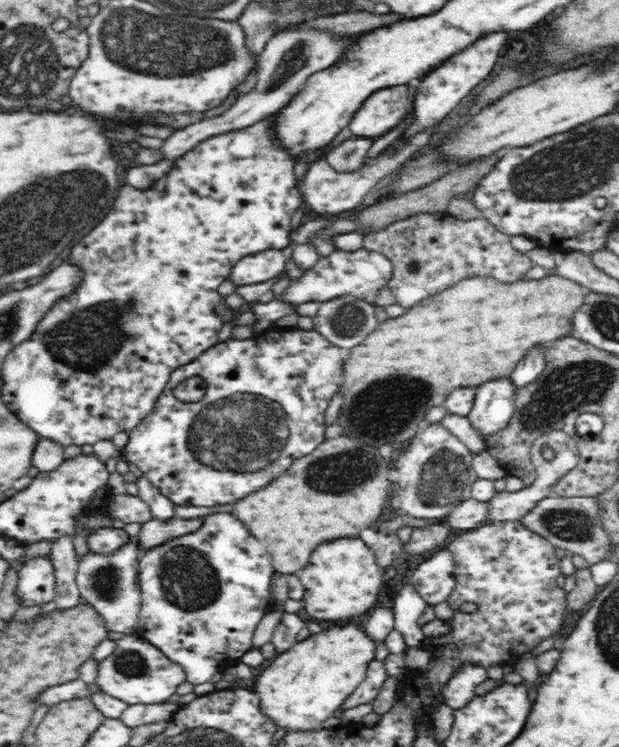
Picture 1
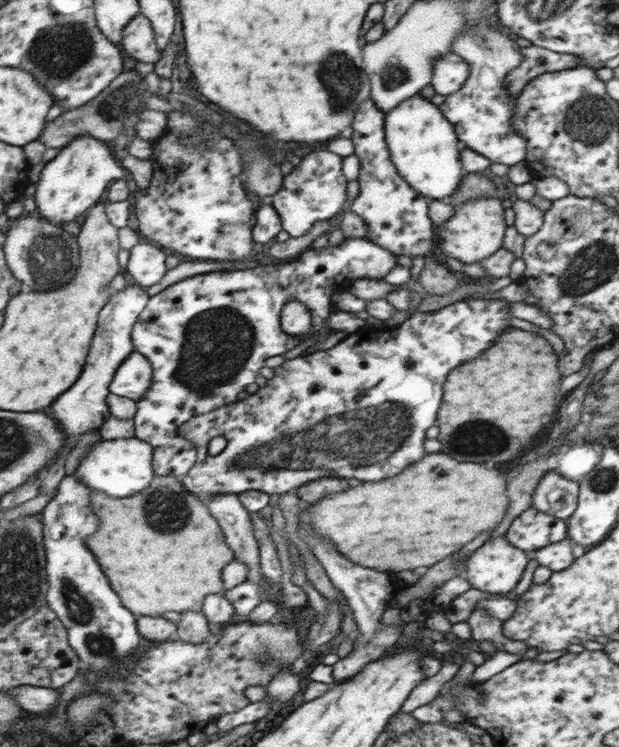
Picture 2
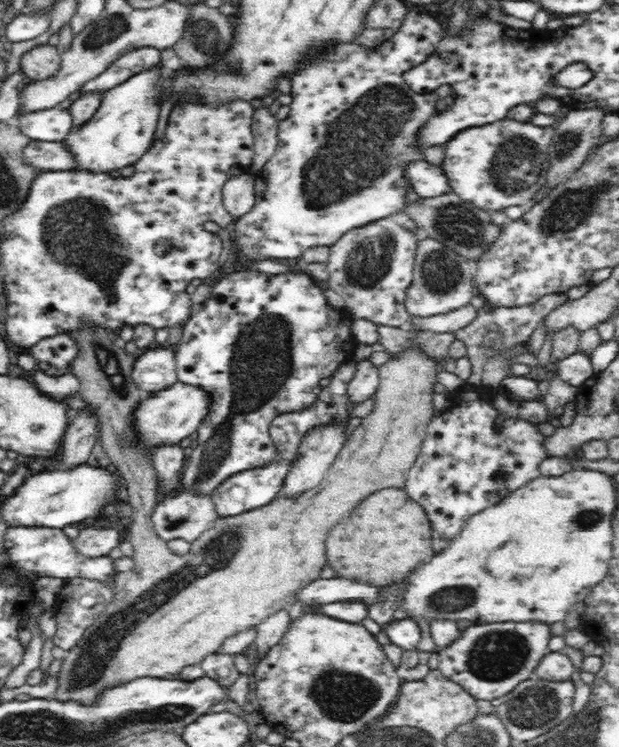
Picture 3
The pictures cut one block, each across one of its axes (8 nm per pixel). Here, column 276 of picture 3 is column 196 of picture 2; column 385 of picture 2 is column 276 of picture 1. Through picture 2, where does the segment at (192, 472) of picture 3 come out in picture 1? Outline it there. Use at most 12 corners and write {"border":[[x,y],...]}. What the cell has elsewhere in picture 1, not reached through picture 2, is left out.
{"border":[[294,241],[284,250],[241,258],[230,269],[235,286],[264,282],[292,267]]}

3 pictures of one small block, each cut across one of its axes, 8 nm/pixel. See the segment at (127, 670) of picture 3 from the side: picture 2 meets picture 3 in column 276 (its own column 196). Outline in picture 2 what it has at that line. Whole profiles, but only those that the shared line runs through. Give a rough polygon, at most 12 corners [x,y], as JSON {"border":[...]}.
{"border":[[180,478],[93,492],[89,538],[139,617],[201,612],[234,558]]}

